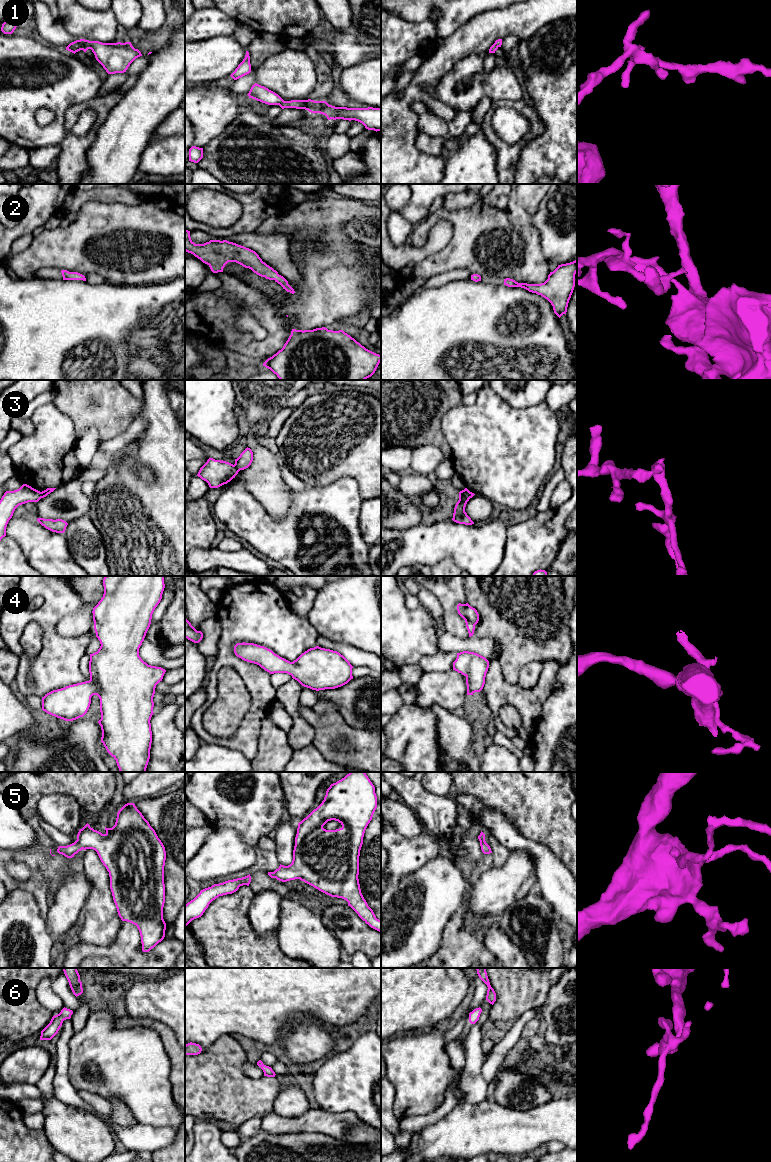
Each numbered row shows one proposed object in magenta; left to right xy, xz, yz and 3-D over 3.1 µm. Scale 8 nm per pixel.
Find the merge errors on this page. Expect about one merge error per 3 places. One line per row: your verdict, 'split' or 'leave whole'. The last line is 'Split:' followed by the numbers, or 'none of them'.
1: split
2: leave whole
3: split
4: leave whole
5: leave whole
6: leave whole
Split: 1, 3

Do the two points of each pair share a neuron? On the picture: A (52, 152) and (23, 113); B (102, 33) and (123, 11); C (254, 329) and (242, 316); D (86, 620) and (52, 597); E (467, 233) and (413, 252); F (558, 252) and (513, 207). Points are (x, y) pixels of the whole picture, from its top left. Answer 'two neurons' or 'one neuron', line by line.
A: two neurons
B: two neurons
C: one neuron
D: two neurons
E: two neurons
F: one neuron

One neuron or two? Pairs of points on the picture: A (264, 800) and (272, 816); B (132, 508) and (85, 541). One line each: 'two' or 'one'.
A: one
B: two

